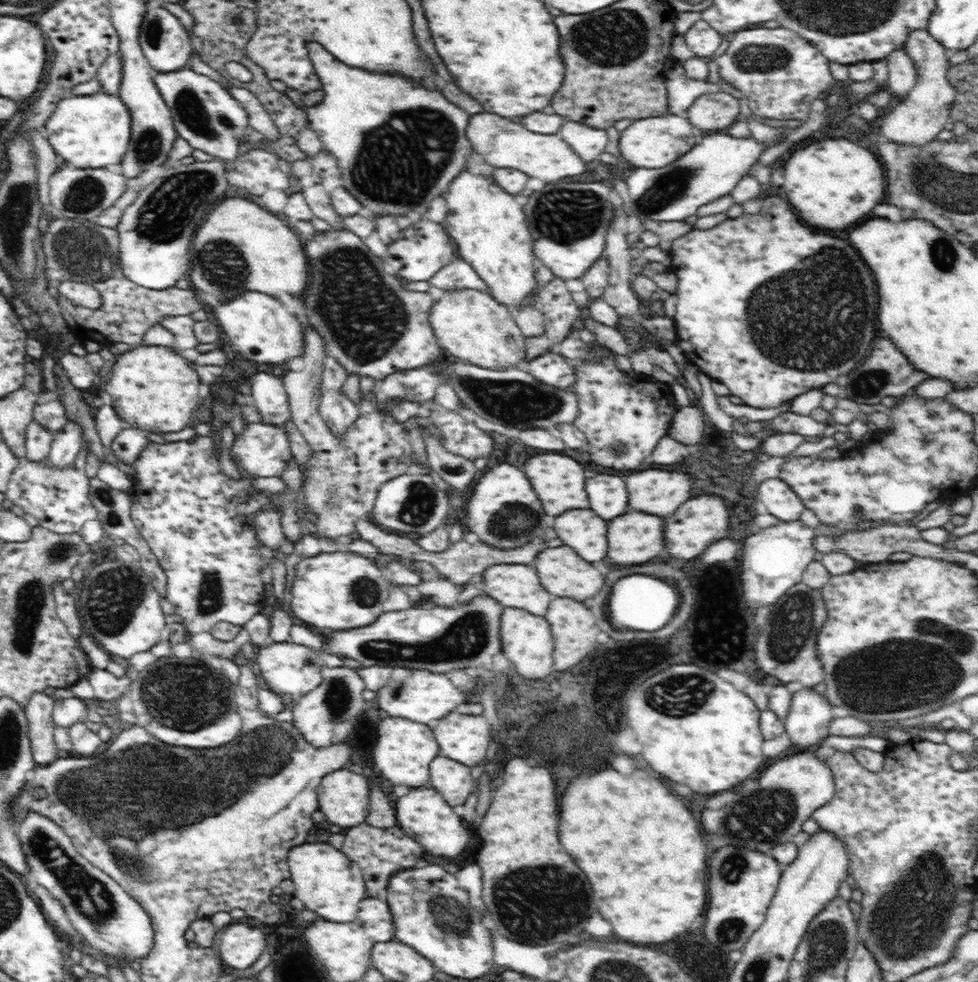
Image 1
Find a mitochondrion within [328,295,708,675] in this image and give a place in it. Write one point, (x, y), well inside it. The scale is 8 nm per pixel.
(467, 638)

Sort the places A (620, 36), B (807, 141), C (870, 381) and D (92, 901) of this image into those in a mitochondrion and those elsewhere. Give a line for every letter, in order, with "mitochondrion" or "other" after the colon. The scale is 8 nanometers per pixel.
A: mitochondrion
B: other
C: mitochondrion
D: mitochondrion

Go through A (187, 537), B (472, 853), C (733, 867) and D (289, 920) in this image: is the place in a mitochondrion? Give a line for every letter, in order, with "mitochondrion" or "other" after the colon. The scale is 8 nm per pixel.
A: other
B: other
C: mitochondrion
D: other

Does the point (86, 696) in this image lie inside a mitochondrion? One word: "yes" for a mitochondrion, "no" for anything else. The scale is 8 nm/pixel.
no

